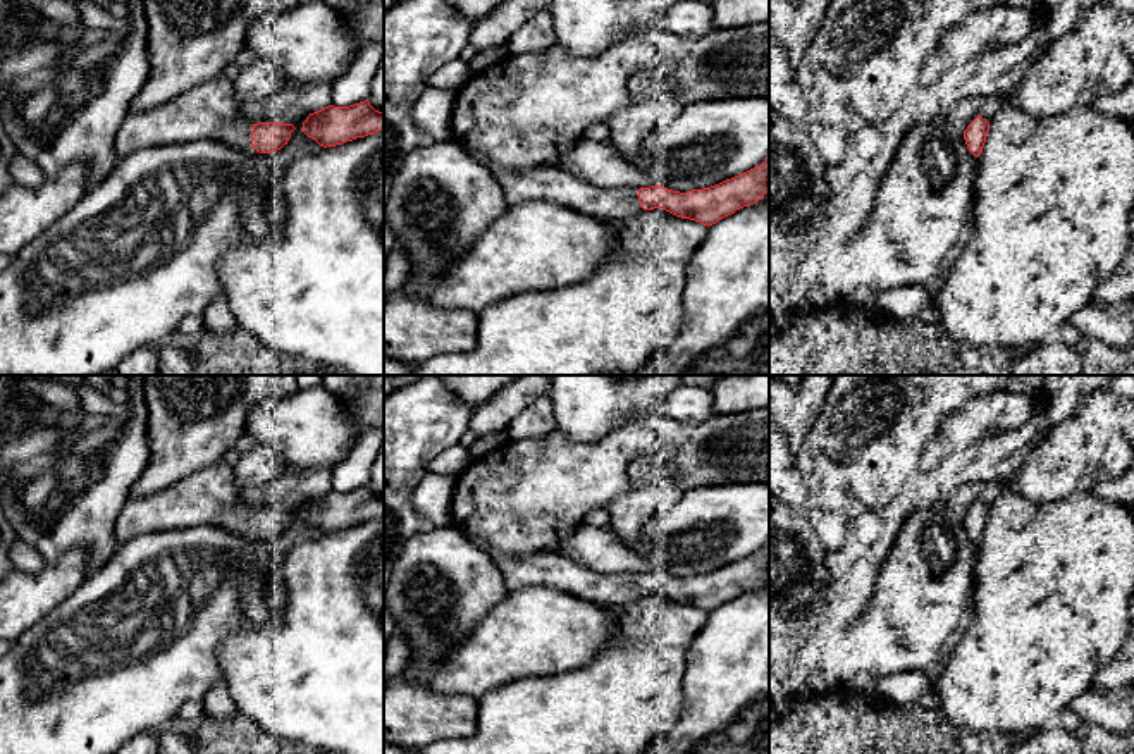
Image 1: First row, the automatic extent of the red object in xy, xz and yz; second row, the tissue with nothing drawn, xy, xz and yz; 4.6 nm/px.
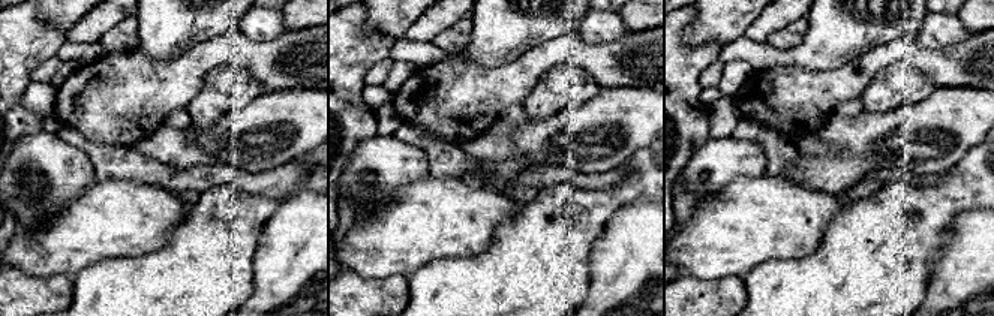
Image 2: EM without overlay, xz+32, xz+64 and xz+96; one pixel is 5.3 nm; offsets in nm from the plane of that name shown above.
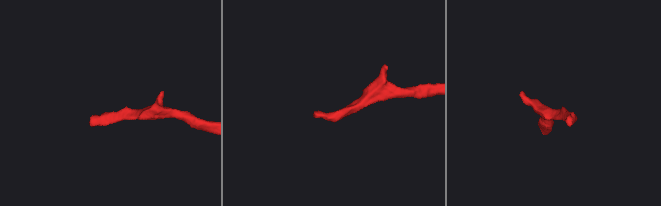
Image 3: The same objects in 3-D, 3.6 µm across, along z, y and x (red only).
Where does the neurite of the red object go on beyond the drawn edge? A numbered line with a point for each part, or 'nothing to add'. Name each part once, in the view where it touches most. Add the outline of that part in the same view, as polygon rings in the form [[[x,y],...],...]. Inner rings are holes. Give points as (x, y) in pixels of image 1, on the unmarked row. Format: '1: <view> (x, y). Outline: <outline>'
1: xy (209, 496). Outline: [[[220,460],[153,496],[129,499],[114,527],[117,544],[146,532],[198,525],[251,535],[253,506],[243,503],[239,494],[234,467]]]

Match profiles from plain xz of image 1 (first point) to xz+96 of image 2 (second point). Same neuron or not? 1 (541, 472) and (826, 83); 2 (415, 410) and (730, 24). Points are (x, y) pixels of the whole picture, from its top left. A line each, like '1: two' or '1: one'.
1: one
2: two

